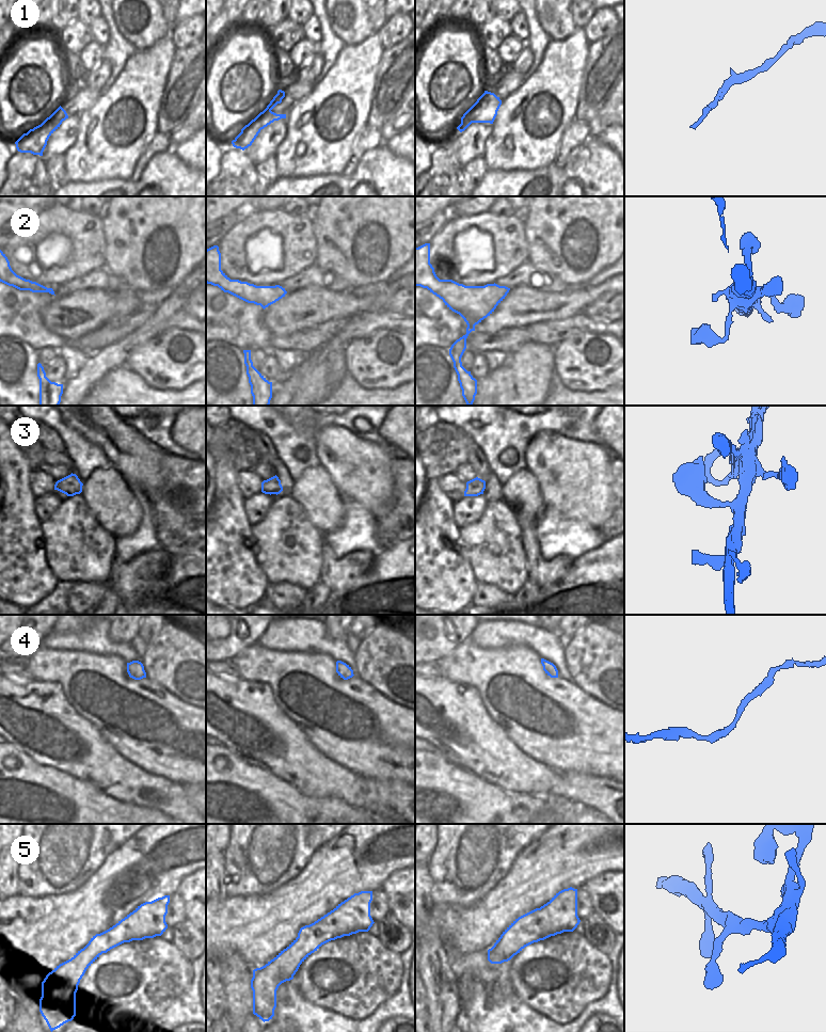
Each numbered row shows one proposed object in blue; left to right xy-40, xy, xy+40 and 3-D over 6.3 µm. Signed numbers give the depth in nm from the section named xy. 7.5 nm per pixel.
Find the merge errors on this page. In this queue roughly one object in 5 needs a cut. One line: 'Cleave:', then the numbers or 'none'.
Cleave: none

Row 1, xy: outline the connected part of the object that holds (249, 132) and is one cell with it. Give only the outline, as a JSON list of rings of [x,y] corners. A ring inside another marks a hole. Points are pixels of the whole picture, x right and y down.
[[[282,90],[277,91],[277,94],[273,97],[267,108],[260,112],[254,120],[245,125],[241,132],[232,141],[232,144],[236,148],[244,150],[252,145],[261,129],[281,118],[286,118],[286,114],[276,114],[271,110],[282,102],[285,97],[285,92]]]

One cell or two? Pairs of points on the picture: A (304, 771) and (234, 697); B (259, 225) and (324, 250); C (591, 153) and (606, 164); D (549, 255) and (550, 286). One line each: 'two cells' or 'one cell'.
A: one cell
B: two cells
C: one cell
D: two cells

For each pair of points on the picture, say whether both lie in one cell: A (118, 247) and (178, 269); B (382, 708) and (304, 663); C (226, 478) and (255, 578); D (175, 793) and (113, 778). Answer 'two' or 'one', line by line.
A: one
B: one
C: one
D: one

